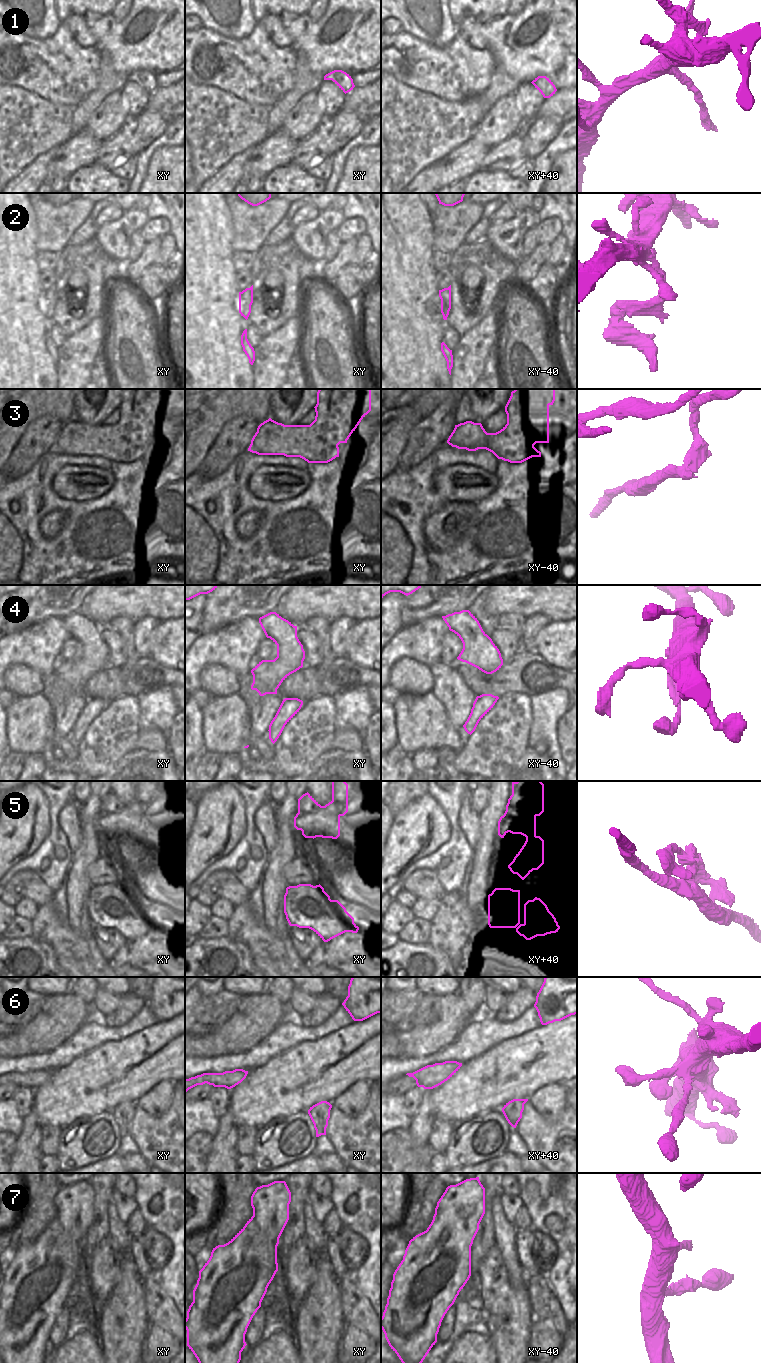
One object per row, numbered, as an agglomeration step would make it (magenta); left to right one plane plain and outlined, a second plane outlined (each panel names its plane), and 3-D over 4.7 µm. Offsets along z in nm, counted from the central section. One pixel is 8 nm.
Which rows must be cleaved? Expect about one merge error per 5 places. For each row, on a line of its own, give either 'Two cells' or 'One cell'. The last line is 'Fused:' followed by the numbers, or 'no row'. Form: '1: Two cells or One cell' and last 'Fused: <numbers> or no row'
1: One cell
2: Two cells
3: Two cells
4: One cell
5: One cell
6: One cell
7: One cell
Fused: 2, 3

